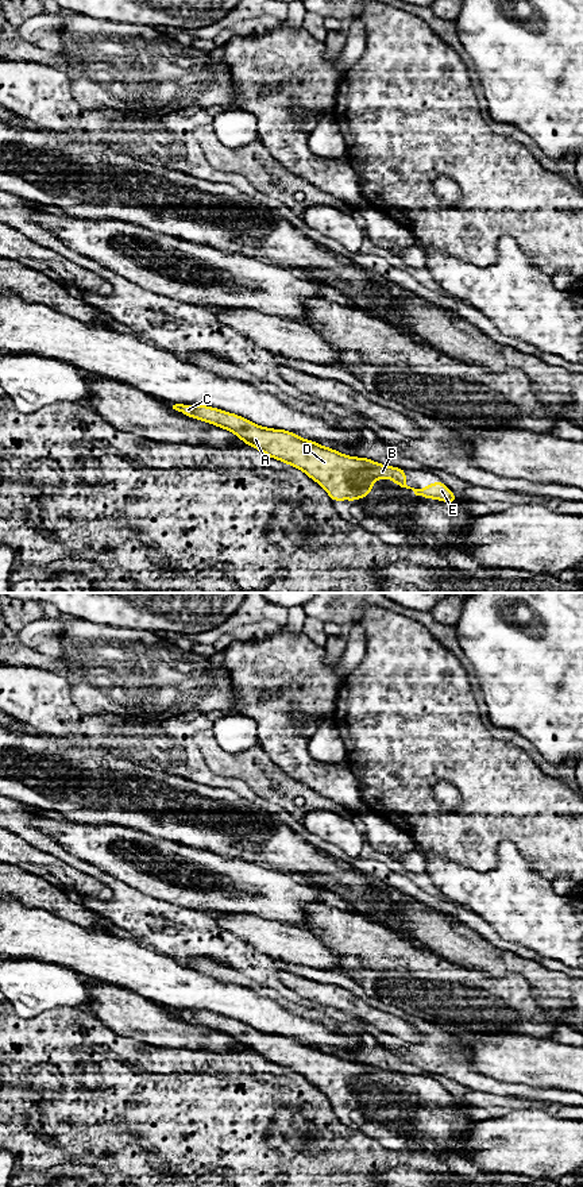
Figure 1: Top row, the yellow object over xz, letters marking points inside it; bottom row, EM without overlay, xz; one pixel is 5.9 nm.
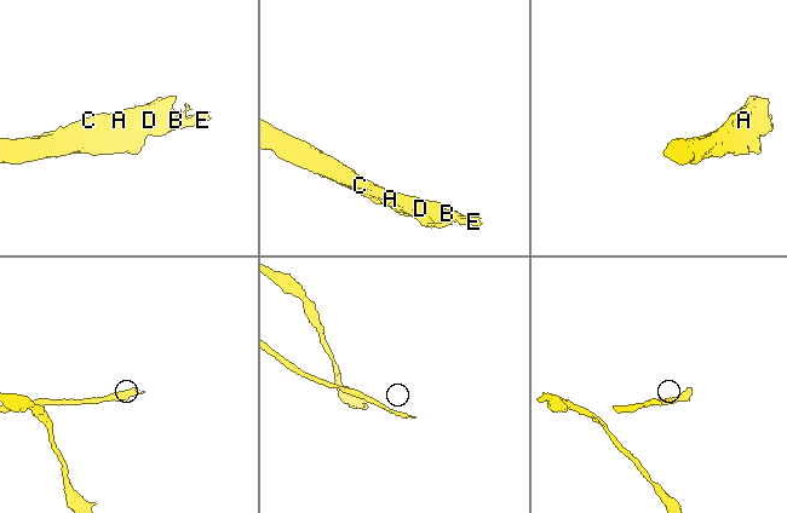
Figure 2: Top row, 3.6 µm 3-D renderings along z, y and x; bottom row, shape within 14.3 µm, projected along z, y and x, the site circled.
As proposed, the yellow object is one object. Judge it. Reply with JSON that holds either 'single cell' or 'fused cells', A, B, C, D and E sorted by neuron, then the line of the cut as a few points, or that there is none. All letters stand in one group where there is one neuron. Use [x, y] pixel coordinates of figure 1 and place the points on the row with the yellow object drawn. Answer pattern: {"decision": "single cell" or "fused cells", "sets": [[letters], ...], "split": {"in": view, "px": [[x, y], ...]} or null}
{"decision": "single cell", "sets": [["A", "B", "C", "D", "E"]], "split": null}

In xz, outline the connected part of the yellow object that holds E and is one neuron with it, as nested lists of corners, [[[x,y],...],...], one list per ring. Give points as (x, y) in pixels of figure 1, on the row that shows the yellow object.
[[[175,404],[173,405],[173,409],[192,419],[202,420],[215,424],[219,428],[228,429],[233,432],[239,439],[242,439],[246,444],[262,451],[267,456],[289,463],[292,467],[305,471],[309,478],[314,479],[323,489],[328,492],[328,496],[333,502],[340,500],[358,501],[362,497],[367,497],[371,493],[372,481],[385,479],[386,477],[391,478],[395,486],[412,489],[416,496],[424,498],[435,498],[449,504],[456,504],[459,501],[459,498],[451,492],[451,489],[448,489],[441,481],[436,481],[424,489],[414,489],[406,485],[406,471],[401,467],[379,465],[371,459],[362,456],[347,456],[333,448],[327,448],[321,444],[317,444],[316,442],[298,438],[293,432],[259,427],[235,413],[228,413],[225,411],[220,411],[217,408],[211,408],[206,405]]]

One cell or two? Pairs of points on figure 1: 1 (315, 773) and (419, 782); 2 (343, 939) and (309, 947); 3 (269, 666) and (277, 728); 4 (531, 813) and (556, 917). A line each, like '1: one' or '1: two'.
1: two
2: two
3: one
4: two

